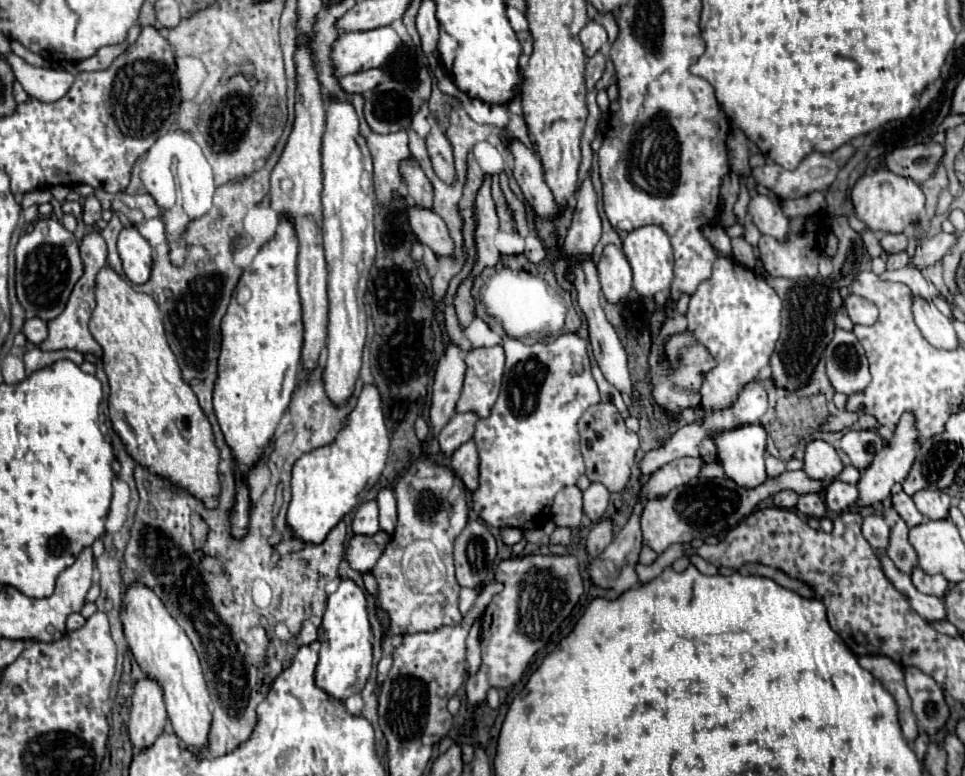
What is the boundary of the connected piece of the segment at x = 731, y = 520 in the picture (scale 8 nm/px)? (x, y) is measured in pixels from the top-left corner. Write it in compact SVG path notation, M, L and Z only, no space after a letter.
M786 471L780 477L768 479L756 489L744 489L738 487L732 479L706 479L698 477L692 483L672 489L668 497L664 499L652 499L646 503L644 513L642 513L642 533L644 533L644 543L652 547L656 553L664 553L672 543L682 543L690 539L706 539L710 535L724 535L736 523L740 523L744 517L748 517L754 507L766 499L768 495L774 495L782 489L792 489L798 495L804 493L822 493L824 485L820 481L810 479L804 471Z

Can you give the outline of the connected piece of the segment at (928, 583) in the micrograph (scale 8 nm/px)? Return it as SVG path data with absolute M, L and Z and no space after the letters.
M920 567L912 571L912 583L920 593L934 595L934 597L944 597L948 591L948 581L942 575L928 575Z

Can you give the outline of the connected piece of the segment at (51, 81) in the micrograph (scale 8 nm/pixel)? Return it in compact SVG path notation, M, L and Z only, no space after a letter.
M14 53L6 55L6 61L12 65L16 79L24 87L30 97L36 97L44 103L58 101L68 93L74 83L74 75L64 69L48 69L48 67L34 67L28 65Z

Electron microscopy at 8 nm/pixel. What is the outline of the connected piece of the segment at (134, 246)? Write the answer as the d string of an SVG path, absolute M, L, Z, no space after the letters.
M134 225L124 227L118 237L118 253L122 259L122 267L126 277L132 283L146 283L152 271L152 247L138 233Z

